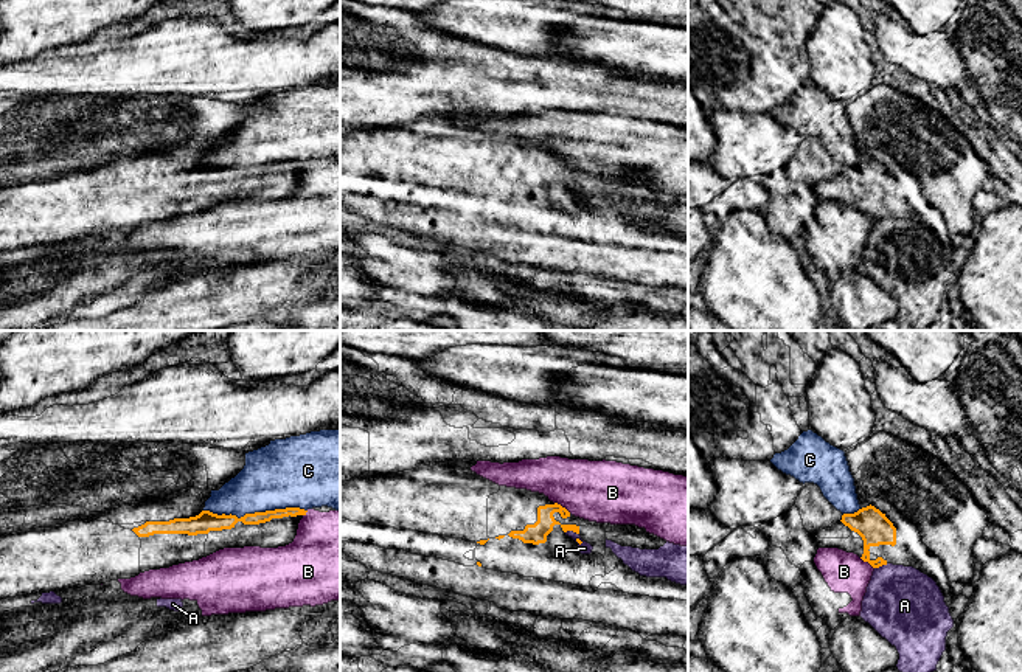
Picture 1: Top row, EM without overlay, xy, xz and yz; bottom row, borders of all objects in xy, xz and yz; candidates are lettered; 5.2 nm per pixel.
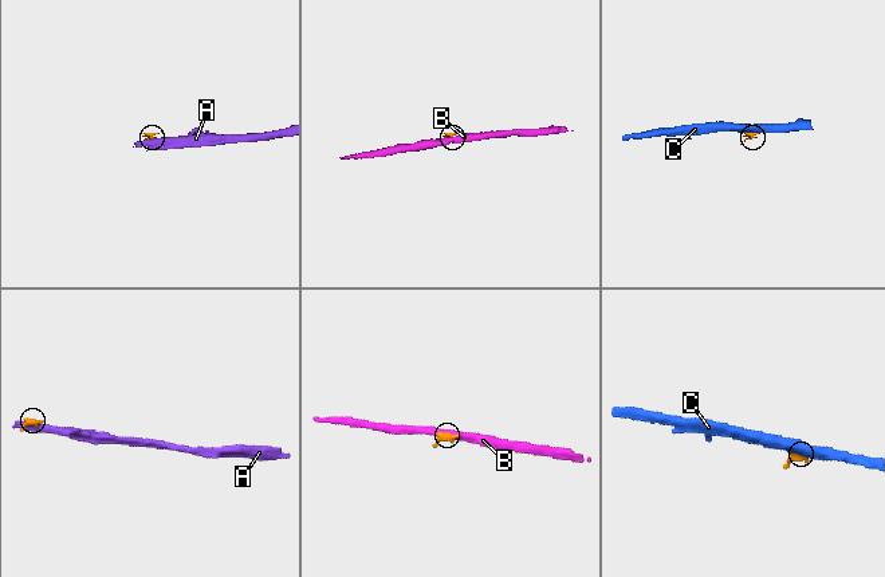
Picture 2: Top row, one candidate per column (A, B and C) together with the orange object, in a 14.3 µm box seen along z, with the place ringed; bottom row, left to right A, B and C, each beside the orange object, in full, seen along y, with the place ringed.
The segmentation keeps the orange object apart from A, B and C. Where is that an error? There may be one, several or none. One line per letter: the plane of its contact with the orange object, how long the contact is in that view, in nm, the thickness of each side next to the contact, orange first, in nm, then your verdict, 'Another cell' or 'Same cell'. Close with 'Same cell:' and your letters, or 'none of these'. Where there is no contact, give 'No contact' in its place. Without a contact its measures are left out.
A: Touches orange in xz. Shared border 70 nm. Thickness 100 nm (orange) against 60 nm. Another cell
B: Touches orange in xz. Shared border 110 nm. Thickness 100 nm (orange) against 320 nm. Another cell
C: Touches orange in xy. Shared border 550 nm. Thickness 100 nm (orange) against 340 nm. Another cell
Same cell: none of these

